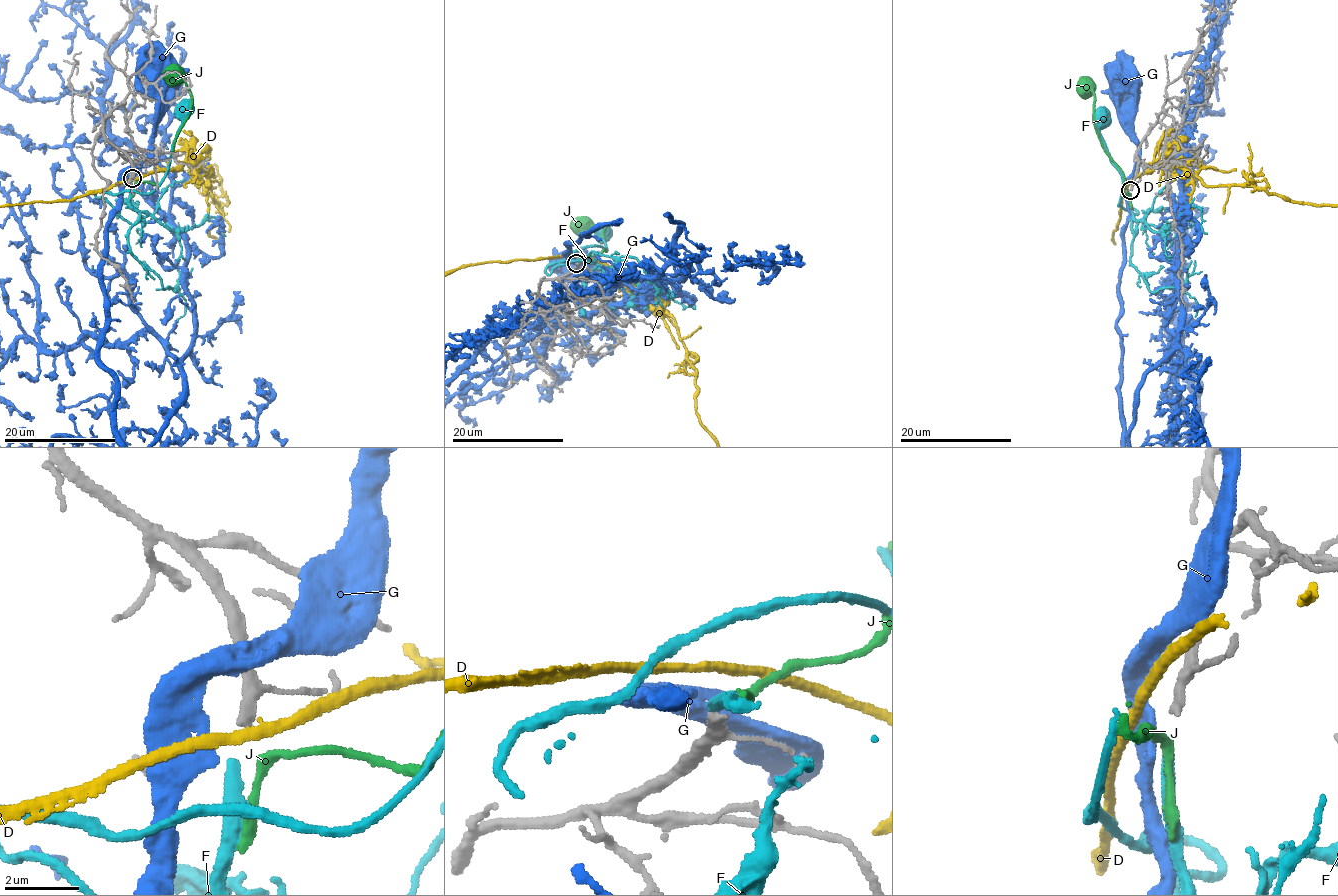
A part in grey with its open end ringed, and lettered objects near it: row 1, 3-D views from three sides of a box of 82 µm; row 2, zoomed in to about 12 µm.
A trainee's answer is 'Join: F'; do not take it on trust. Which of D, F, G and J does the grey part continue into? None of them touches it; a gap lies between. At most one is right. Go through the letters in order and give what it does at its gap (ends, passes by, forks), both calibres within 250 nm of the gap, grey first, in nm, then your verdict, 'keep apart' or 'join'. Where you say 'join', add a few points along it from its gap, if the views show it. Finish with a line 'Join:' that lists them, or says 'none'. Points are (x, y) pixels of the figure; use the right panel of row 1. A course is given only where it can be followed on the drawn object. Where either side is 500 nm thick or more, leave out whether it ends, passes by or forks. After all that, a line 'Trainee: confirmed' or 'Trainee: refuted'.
D: it passes by; 300 nm thick on the grey side, 260 nm on the other; keep apart
F: it ends there; 300 nm thick on the grey side, 360 nm on the other; join; it runs (1130, 195), (1136, 223), (1135, 234), (1131, 217), (1138, 213), (1118, 205), (1121, 180), (1100, 132), (1099, 119)
G: it ends there; 300 nm thick on the grey side, 480 nm on the other; keep apart
J: it passes by; 300 nm thick on the grey side, 240 nm on the other; keep apart
Join: F
Trainee: confirmed

